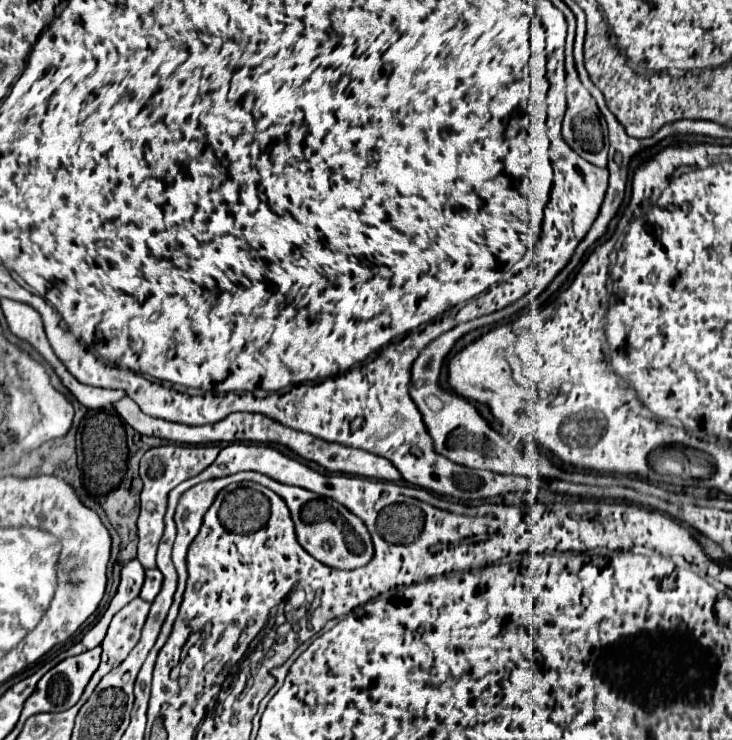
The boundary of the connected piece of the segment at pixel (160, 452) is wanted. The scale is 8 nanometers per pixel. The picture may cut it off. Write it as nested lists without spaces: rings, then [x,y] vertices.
[[[160,445],[150,449],[140,461],[140,477],[144,481],[144,489],[140,495],[140,517],[138,517],[138,561],[144,569],[156,567],[156,549],[164,533],[164,513],[168,505],[168,493],[182,481],[198,475],[218,457],[220,447],[216,445]]]

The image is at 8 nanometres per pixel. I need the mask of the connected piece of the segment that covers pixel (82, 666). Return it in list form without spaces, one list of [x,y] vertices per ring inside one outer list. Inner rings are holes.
[[[100,647],[96,649],[90,649],[88,653],[82,653],[78,657],[68,657],[64,659],[62,663],[58,663],[56,667],[52,667],[36,685],[36,693],[32,693],[26,703],[24,703],[24,709],[22,709],[22,719],[28,719],[36,713],[60,713],[60,711],[66,711],[70,709],[72,705],[78,703],[84,687],[88,685],[90,677],[94,675],[94,671],[98,669],[98,663],[100,663]]]

